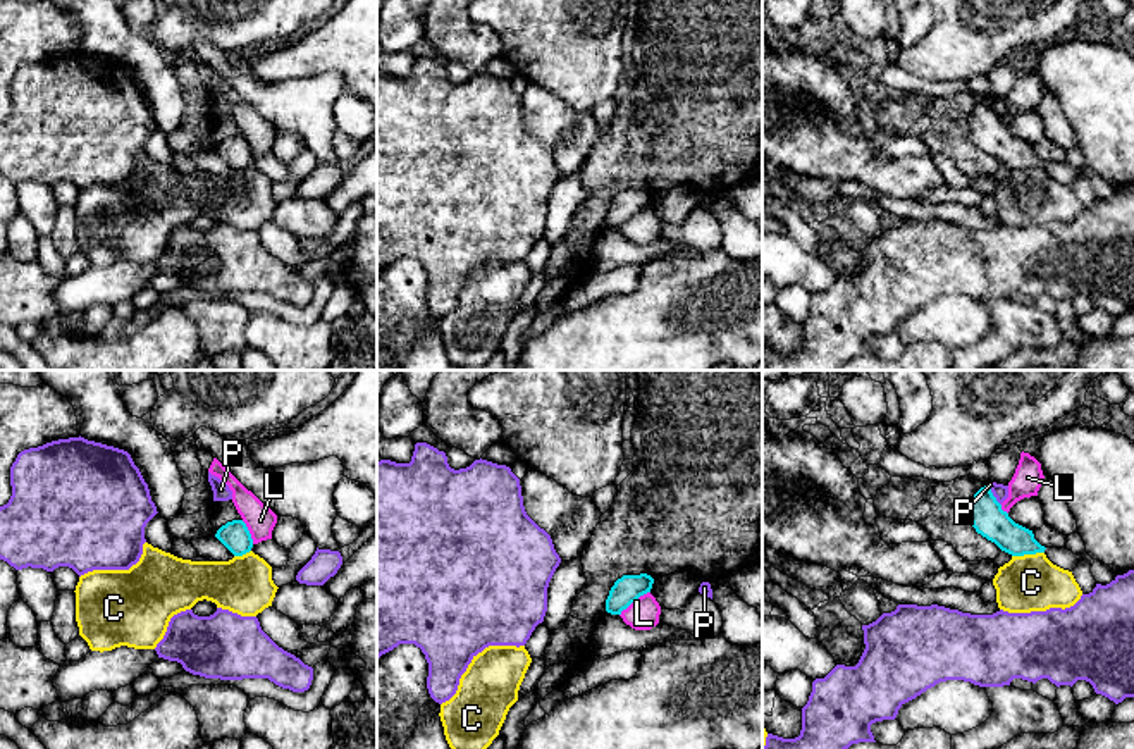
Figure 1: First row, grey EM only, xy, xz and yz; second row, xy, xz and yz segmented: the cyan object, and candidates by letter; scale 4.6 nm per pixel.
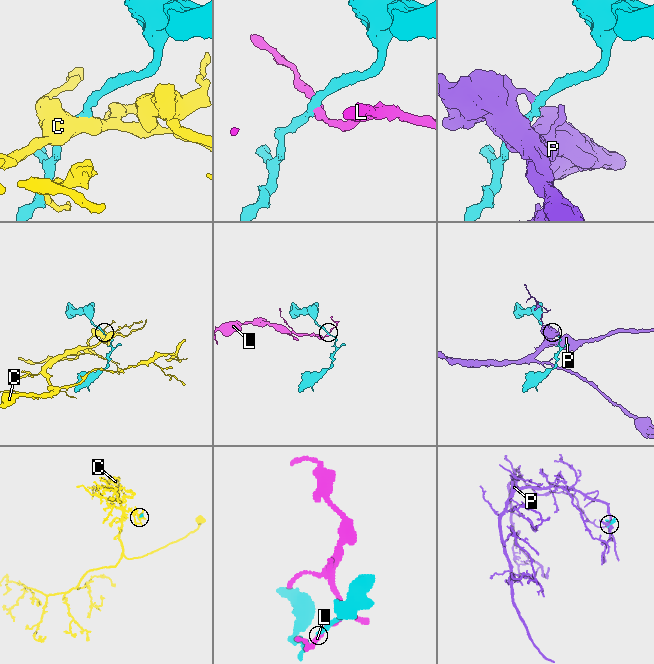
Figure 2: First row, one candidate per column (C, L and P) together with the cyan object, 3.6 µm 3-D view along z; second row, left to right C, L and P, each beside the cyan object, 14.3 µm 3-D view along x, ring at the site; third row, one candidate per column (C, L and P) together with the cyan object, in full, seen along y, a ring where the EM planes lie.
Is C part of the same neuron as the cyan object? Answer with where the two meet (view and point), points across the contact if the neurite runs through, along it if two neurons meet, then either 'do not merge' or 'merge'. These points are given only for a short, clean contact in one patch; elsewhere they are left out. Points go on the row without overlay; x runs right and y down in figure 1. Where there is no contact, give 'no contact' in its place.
meets cyan in yz at (1028, 167); do not merge

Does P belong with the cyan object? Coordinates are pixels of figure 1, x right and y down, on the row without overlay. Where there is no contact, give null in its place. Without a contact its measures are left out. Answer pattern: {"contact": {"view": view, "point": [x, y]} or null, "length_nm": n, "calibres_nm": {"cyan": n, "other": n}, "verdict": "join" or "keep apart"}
{"contact": {"view": "yz", "point": [992, 109]}, "length_nm": 120, "calibres_nm": {"cyan": 160, "other": 70}, "verdict": "keep apart"}

